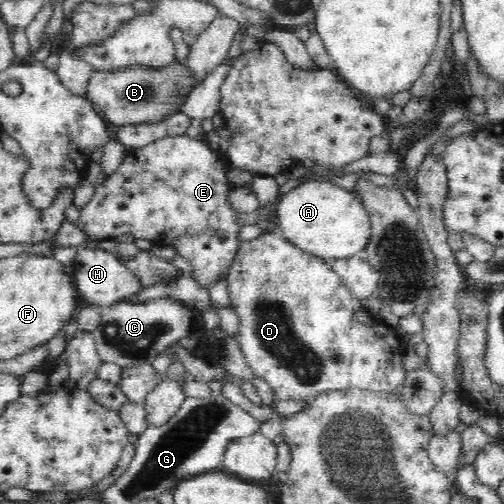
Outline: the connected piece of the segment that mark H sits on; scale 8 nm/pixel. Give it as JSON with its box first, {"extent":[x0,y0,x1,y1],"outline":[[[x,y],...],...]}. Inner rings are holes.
{"extent":[71,246,145,308],"outline":[[[80,246],[71,264],[71,269],[76,288],[82,294],[82,298],[88,304],[96,304],[100,308],[126,300],[130,296],[138,296],[138,292],[142,292],[145,289],[141,278],[135,274],[134,270],[123,264],[118,256],[102,248],[84,250]]]}

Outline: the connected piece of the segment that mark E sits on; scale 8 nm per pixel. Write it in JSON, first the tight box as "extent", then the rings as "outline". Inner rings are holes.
{"extent":[76,135,245,290],"outline":[[[188,135],[177,136],[177,137],[164,137],[156,139],[151,144],[147,144],[142,148],[137,149],[128,149],[124,160],[118,164],[116,172],[112,174],[107,174],[104,176],[102,182],[94,184],[94,194],[90,198],[88,204],[84,204],[80,208],[80,216],[76,220],[76,226],[94,241],[106,240],[108,238],[115,238],[124,234],[129,234],[135,237],[136,239],[140,238],[143,240],[160,242],[167,247],[170,247],[170,257],[180,256],[186,260],[186,264],[192,264],[192,276],[194,280],[198,283],[198,287],[202,290],[212,290],[216,282],[220,282],[224,278],[224,272],[229,270],[232,266],[233,260],[240,249],[240,230],[244,228],[245,223],[243,222],[243,214],[240,210],[237,210],[231,204],[230,199],[228,199],[228,178],[226,178],[226,166],[224,166],[224,158],[220,156],[220,152],[216,154],[214,150],[210,150],[204,142],[200,140],[195,140],[194,138],[188,137]]]}

